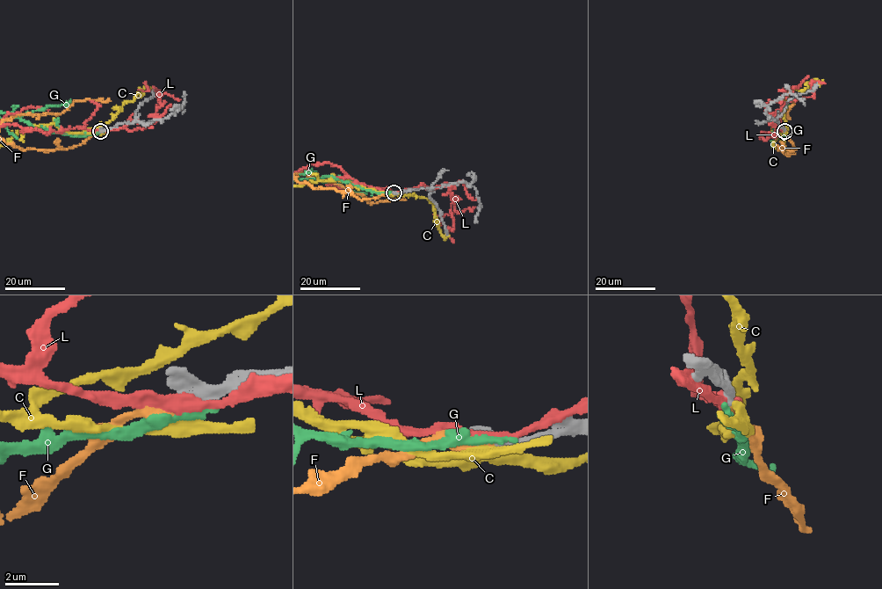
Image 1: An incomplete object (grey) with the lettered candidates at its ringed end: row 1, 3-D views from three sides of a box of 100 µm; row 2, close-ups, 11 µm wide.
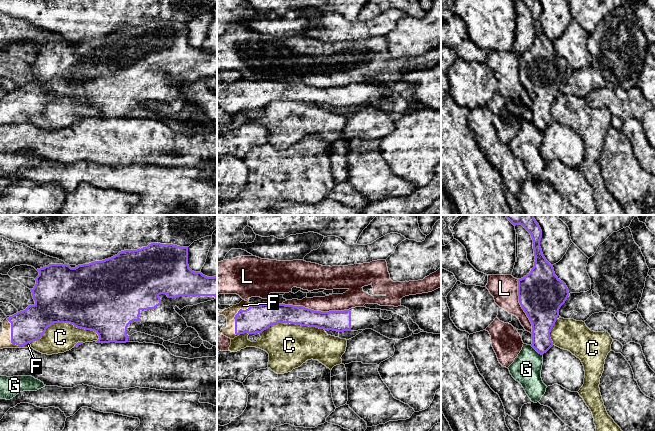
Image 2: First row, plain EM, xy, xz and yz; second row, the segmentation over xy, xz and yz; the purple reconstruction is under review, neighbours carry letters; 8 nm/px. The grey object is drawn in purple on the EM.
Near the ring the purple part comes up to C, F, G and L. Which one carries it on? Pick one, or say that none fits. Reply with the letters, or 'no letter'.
F

